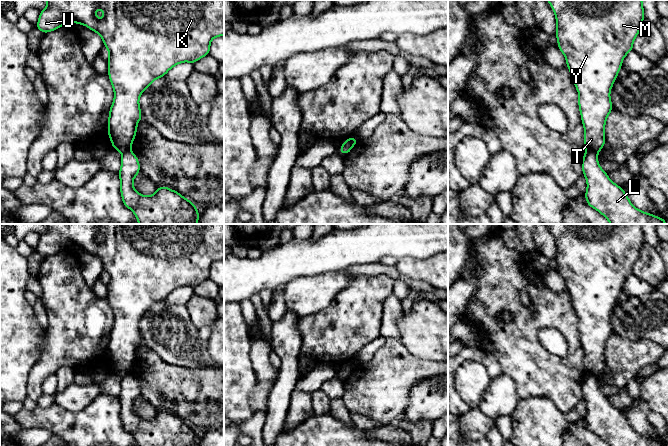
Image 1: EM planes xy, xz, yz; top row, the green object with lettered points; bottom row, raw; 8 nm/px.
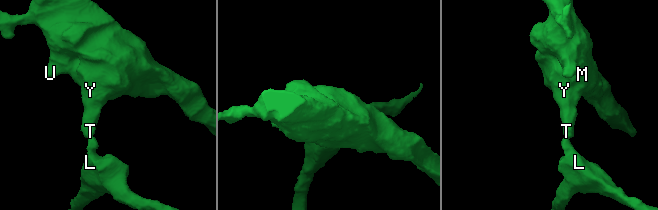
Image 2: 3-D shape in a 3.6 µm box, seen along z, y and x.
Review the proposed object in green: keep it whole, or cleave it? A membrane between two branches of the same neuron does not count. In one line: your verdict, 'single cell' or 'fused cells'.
fused cells

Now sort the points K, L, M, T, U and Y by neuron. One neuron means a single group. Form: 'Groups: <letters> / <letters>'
Groups: K M T U Y / L

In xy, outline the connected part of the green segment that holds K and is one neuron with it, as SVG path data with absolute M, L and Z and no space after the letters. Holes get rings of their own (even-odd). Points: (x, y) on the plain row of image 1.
M46 224L46 226L47 231L41 234L38 246L36 248L36 251L42 257L54 255L59 251L68 248L68 246L72 244L74 248L85 249L90 254L98 257L103 264L104 270L108 273L108 299L114 314L114 324L109 334L108 359L111 364L112 371L121 377L130 374L137 356L137 348L142 343L139 329L139 321L141 318L151 309L154 304L162 302L164 299L166 299L172 291L182 286L190 286L194 288L199 283L208 279L210 277L210 267L212 263L218 260L224 260L224 224ZM98 233L102 233L104 235L104 240L102 243L98 243L95 240L95 236Z

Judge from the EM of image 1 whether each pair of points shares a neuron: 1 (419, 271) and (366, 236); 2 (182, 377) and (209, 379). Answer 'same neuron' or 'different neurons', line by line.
1: different neurons
2: same neuron

